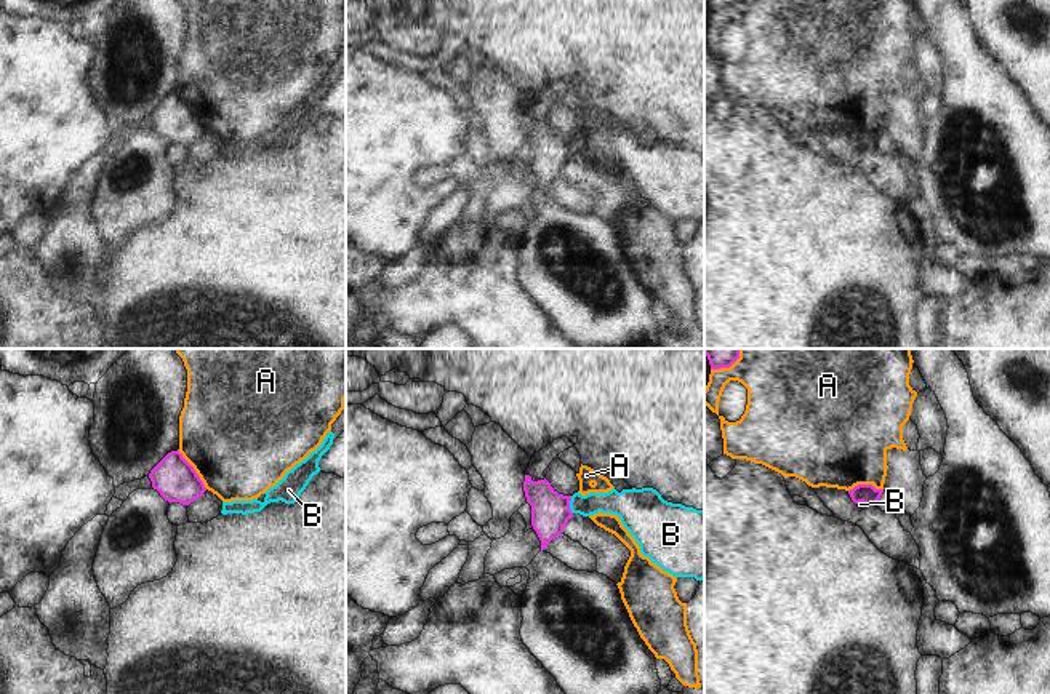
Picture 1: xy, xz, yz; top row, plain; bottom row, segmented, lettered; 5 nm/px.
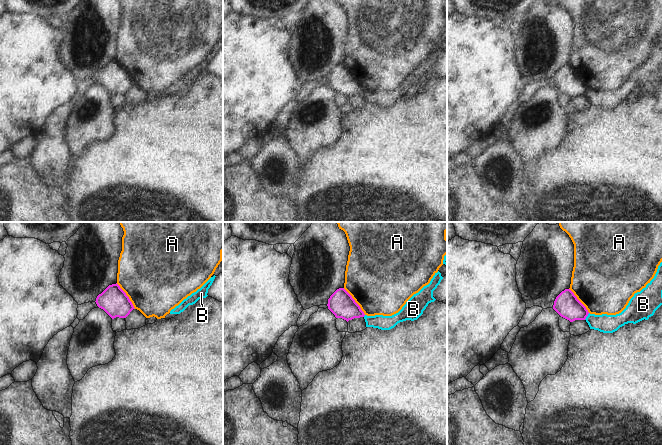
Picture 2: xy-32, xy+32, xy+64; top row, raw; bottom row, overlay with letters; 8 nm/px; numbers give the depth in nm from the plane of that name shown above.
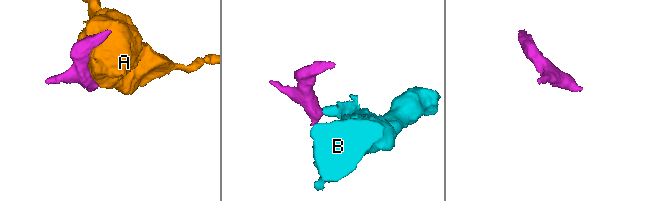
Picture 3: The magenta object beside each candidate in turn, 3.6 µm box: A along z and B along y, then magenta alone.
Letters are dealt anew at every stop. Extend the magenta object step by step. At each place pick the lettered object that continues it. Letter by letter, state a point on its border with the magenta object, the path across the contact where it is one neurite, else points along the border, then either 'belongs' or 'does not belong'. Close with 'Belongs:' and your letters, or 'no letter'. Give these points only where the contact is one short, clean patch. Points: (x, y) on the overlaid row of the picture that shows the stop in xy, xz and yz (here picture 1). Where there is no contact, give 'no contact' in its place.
A: xy (192, 469) | does not belong
B: xz (569, 504) | along xz (570, 496), (570, 509), (573, 512) | does not belong
Belongs: no letter

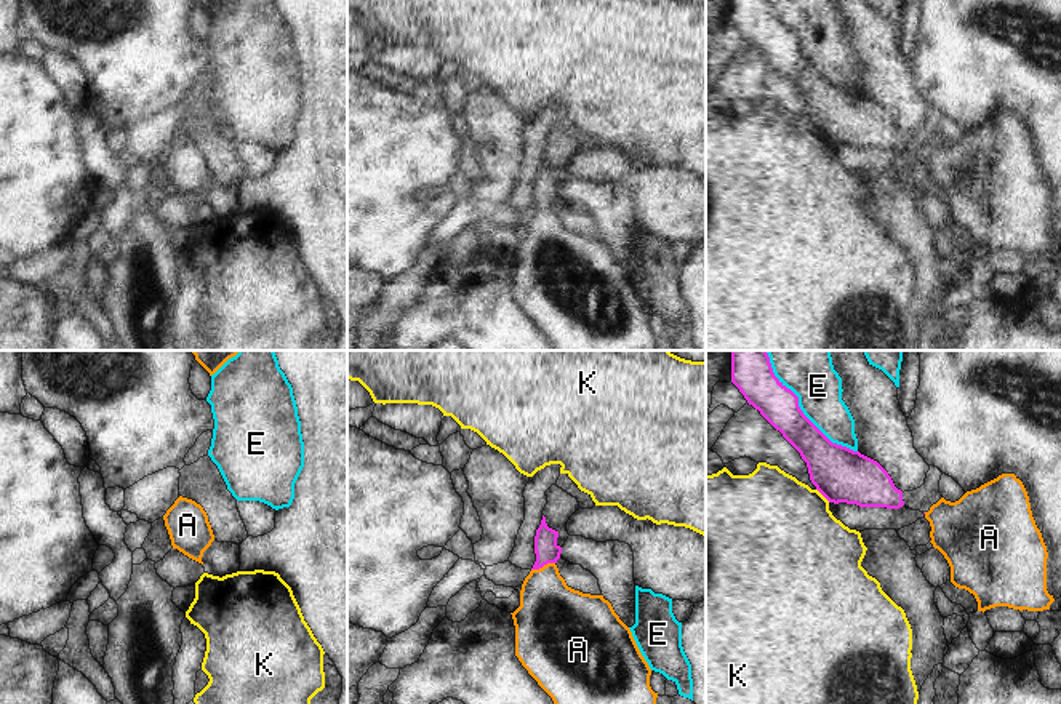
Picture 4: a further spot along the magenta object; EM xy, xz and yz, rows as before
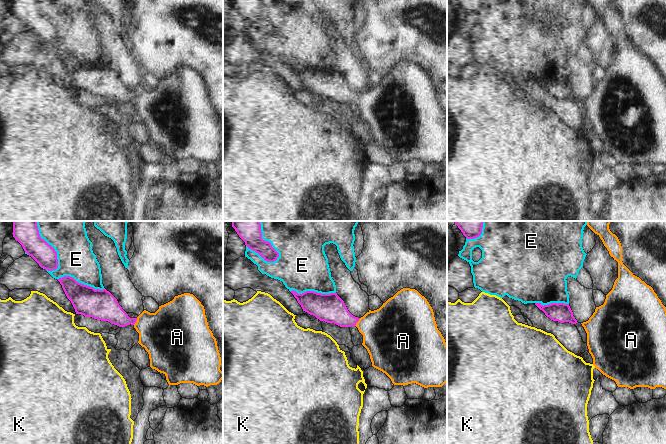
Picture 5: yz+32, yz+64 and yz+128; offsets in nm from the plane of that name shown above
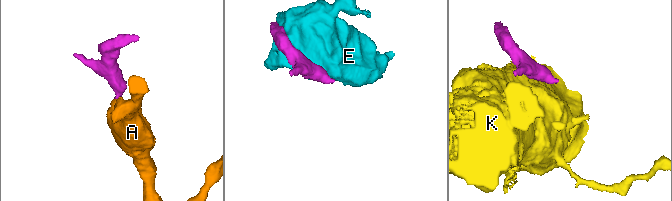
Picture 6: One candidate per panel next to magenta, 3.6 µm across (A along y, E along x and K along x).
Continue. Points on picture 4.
A: xz (543, 565) | across xz (546, 549), (543, 565), (544, 599), (551, 613) | belongs
E: yz (799, 408) | does not belong
K: yz (823, 495) | along yz (816, 488), (829, 501) | does not belong
Belongs: A

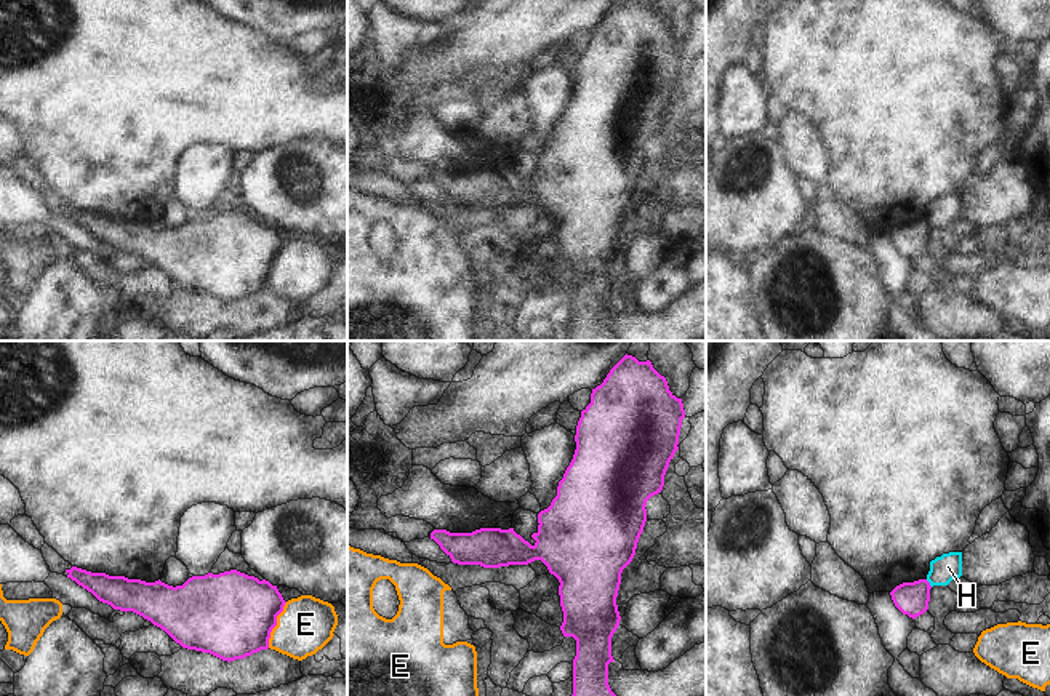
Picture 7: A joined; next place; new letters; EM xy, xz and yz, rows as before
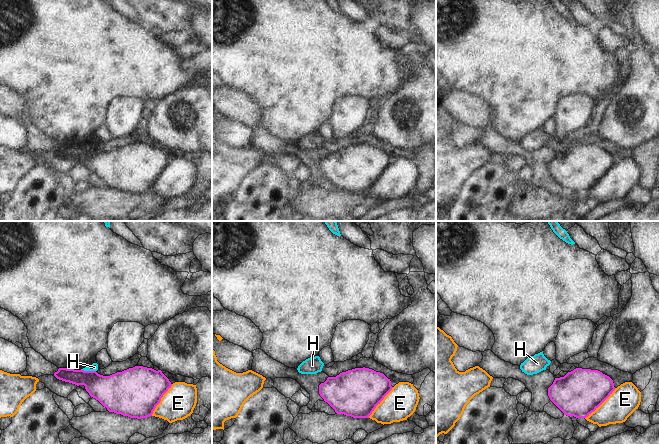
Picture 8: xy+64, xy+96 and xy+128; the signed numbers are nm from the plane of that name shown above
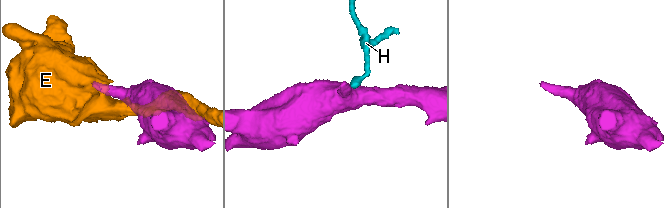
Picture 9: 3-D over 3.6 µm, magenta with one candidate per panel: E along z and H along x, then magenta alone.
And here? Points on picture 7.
E: xy (276, 624) | does not belong
H: yz (929, 583) | along yz (925, 580), (932, 586) | does not belong
Belongs: no letter

